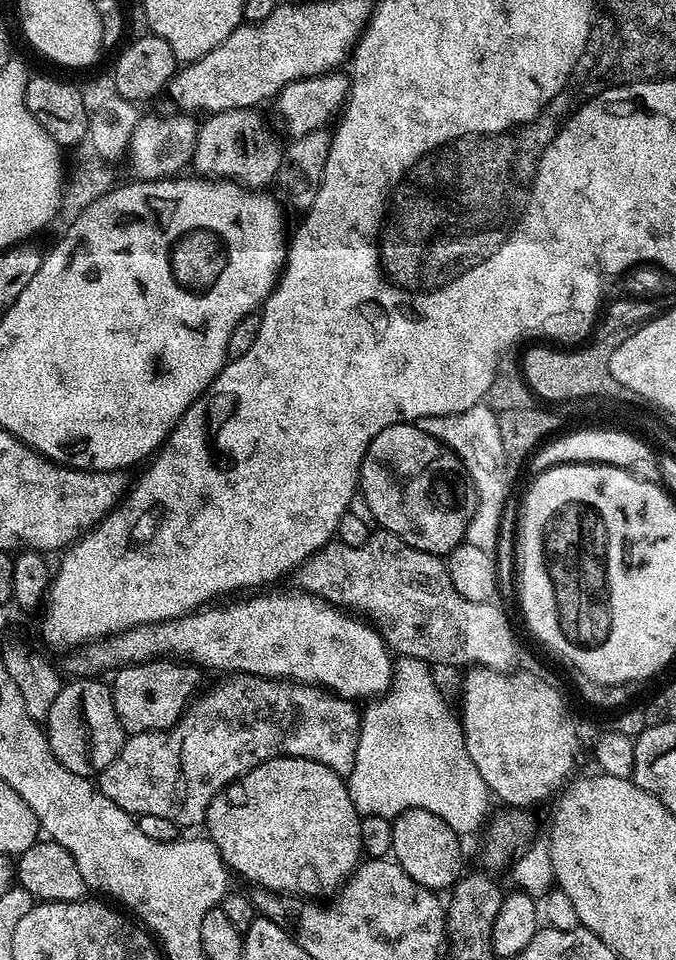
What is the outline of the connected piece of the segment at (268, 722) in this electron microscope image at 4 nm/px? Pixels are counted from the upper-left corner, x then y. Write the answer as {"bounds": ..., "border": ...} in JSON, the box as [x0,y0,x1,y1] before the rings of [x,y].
{"bounds":[98,674,362,829],"border":[[[228,674],[217,680],[220,681],[218,681],[208,693],[205,691],[199,698],[193,699],[192,703],[188,705],[184,715],[181,716],[179,722],[172,725],[172,727],[158,732],[137,732],[129,735],[127,739],[125,739],[118,758],[114,758],[114,762],[110,762],[110,766],[106,766],[98,777],[100,792],[106,794],[106,798],[110,798],[110,802],[114,802],[114,806],[131,812],[132,815],[137,818],[145,816],[146,814],[159,814],[160,817],[170,818],[175,824],[188,829],[194,827],[195,824],[197,824],[197,826],[203,825],[204,816],[208,812],[210,802],[219,792],[224,790],[227,784],[232,783],[233,780],[240,779],[240,777],[247,774],[249,770],[258,767],[258,765],[267,760],[273,760],[279,756],[297,756],[298,758],[313,760],[322,766],[330,766],[330,770],[334,770],[345,778],[351,774],[352,767],[354,766],[355,750],[358,748],[362,715],[361,709],[357,707],[353,701],[343,700],[342,697],[337,696],[334,692],[317,688],[310,684],[297,684],[287,680],[268,680],[265,676]]]}

